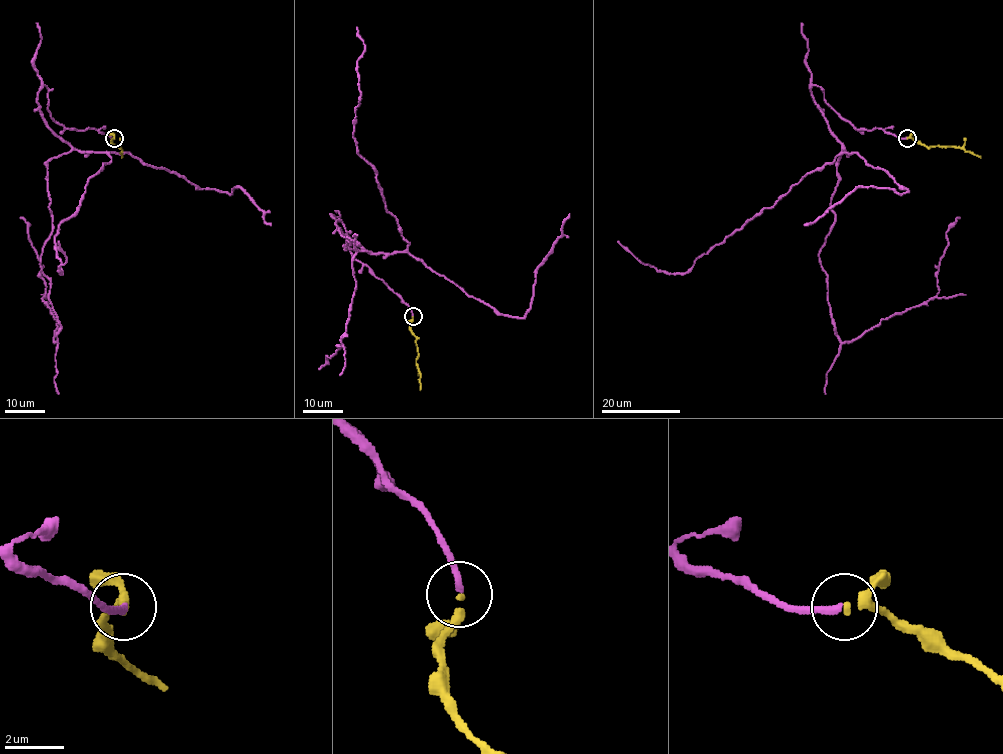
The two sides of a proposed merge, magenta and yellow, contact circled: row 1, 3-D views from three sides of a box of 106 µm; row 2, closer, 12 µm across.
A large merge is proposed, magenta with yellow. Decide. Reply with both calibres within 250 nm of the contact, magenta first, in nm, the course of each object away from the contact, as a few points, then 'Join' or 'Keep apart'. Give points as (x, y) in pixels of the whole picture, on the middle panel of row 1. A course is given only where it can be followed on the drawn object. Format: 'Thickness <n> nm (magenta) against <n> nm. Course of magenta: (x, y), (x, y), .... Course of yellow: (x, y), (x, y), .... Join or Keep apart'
Thickness 240 nm (magenta) against 220 nm. Course of magenta: (413, 316), (335, 222), (370, 251), (345, 248), (339, 228), (358, 244), (355, 290), (344, 348), (319, 369). Course of yellow: (413, 317), (411, 328), (416, 337), (420, 390). Join

